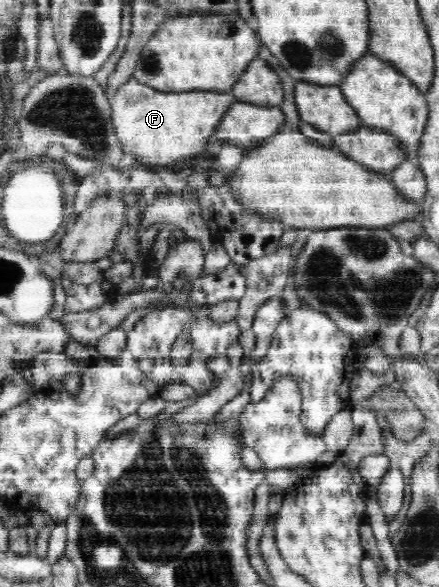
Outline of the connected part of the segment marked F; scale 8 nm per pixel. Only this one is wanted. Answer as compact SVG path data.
M131 77L116 90L116 94L110 99L111 118L115 134L122 144L122 152L132 154L139 165L160 168L160 164L169 164L189 156L202 154L215 128L222 121L222 117L236 101L232 91L158 91Z

